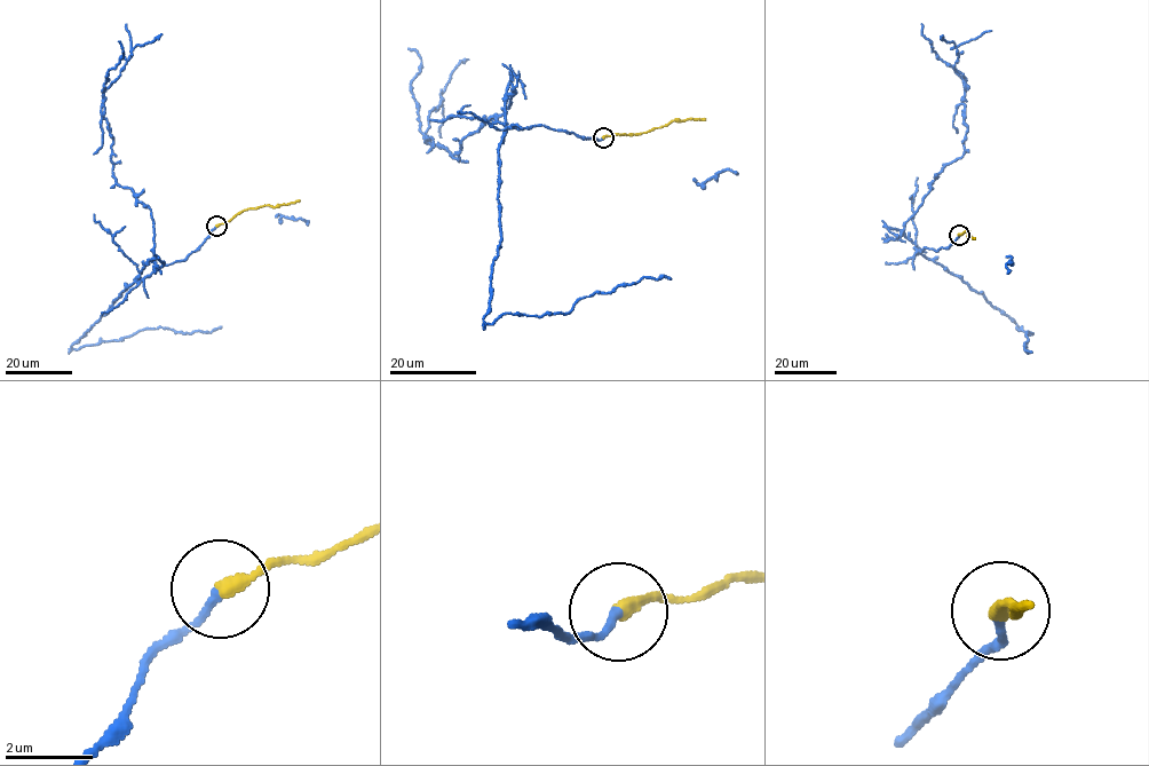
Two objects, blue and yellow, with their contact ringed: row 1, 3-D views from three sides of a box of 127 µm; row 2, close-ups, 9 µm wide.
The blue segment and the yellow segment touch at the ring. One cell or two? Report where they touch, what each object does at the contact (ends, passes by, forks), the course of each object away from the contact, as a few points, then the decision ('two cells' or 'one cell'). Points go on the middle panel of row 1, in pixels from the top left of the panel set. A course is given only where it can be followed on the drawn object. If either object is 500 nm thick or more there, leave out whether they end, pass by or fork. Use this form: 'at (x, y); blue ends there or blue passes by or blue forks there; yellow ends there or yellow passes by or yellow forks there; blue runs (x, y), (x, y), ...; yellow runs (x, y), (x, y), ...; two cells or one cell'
at (603, 137); blue ends there; yellow ends there; blue runs (602, 137), (506, 126), (510, 93), (504, 113), (451, 157), (424, 135), (468, 58); yellow runs (603, 137), (641, 133), (673, 120), (705, 119); two cells

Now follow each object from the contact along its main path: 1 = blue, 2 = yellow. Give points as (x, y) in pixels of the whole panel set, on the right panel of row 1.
1: (958, 234), (945, 247), (917, 252), (901, 233), (965, 148), (966, 78), (955, 69), (956, 46), (942, 34)
2: (958, 234), (968, 230), (967, 236), (975, 238)

